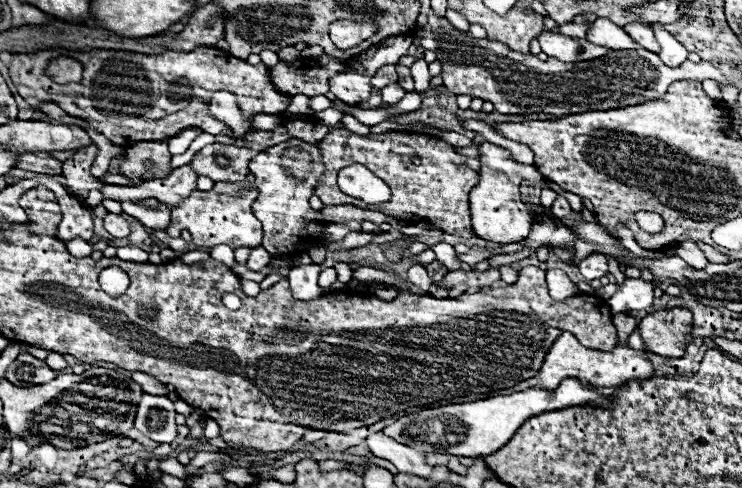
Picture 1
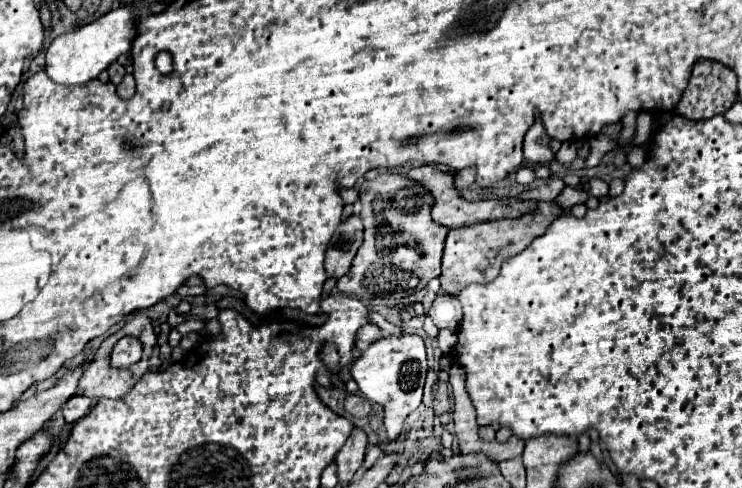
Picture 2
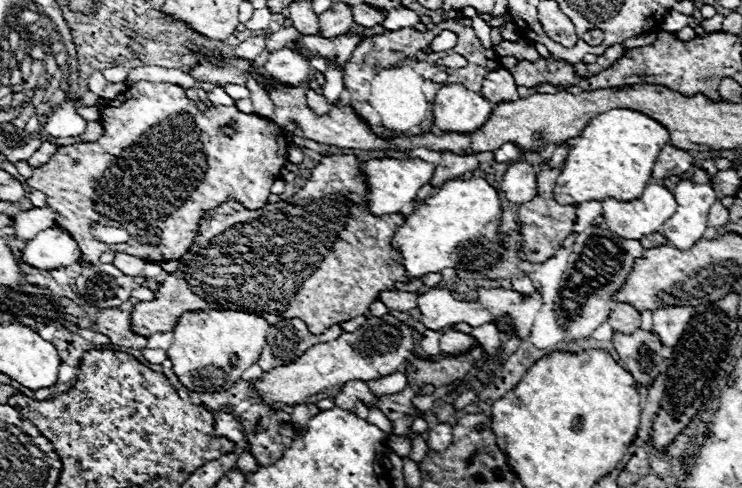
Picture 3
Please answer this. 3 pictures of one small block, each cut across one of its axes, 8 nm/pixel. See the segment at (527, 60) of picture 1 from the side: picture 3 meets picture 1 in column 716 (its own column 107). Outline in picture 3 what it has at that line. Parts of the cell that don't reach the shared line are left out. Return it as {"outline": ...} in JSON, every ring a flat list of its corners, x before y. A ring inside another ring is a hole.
{"outline":[[114,66,114,68,106,68,104,72,104,78,108,80,108,82,124,82,126,80,126,70,124,68,118,68,118,66]]}

